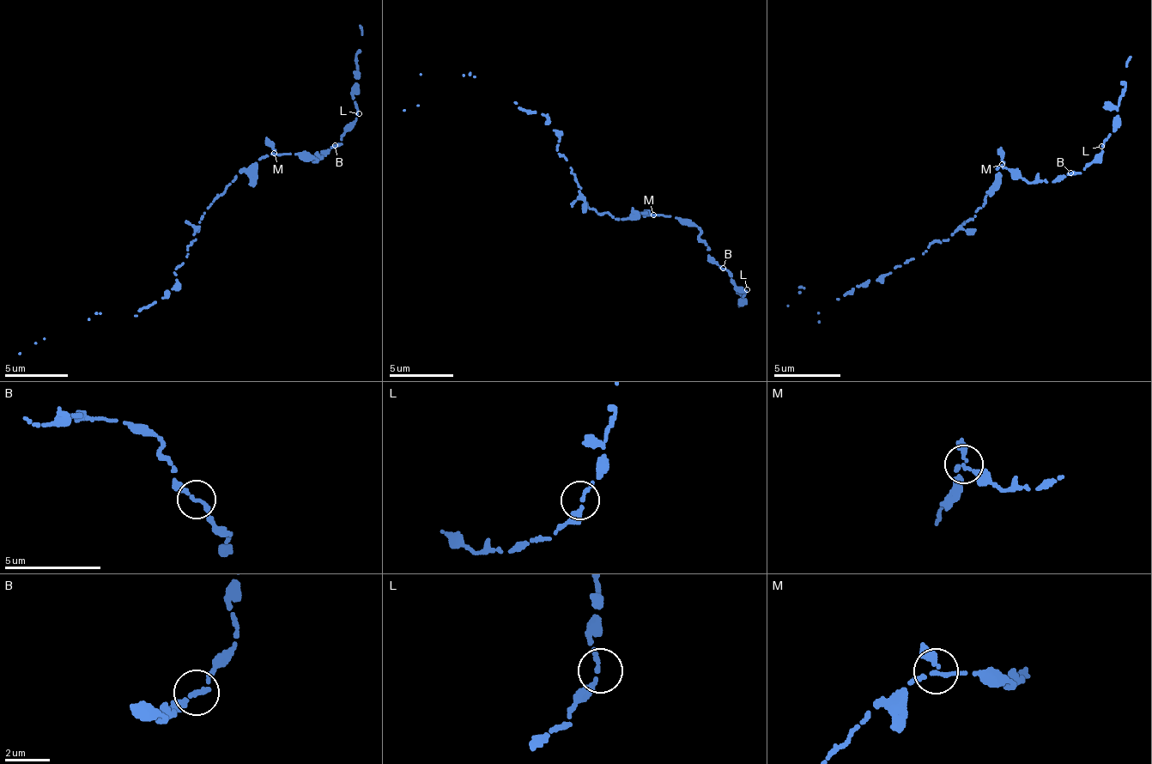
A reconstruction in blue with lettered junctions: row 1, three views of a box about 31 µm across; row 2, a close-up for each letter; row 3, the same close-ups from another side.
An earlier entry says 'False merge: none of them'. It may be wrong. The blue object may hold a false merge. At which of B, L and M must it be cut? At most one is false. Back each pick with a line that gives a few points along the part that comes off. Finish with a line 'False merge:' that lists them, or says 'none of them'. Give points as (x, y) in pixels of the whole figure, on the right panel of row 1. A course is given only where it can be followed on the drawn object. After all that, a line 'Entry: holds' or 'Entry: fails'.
False merge: none of them
Entry: holds

